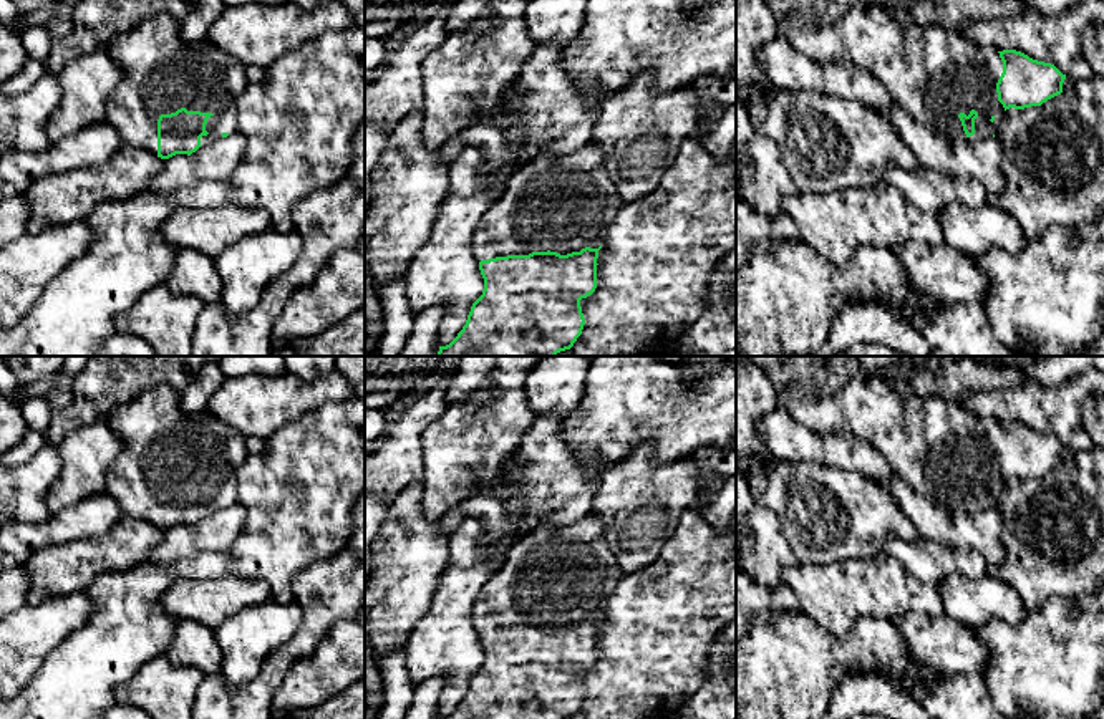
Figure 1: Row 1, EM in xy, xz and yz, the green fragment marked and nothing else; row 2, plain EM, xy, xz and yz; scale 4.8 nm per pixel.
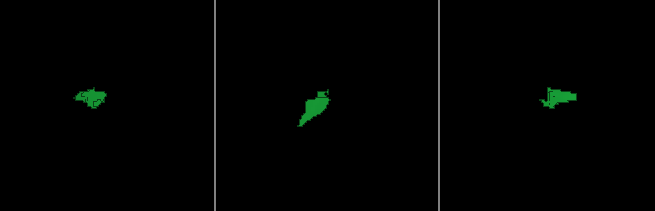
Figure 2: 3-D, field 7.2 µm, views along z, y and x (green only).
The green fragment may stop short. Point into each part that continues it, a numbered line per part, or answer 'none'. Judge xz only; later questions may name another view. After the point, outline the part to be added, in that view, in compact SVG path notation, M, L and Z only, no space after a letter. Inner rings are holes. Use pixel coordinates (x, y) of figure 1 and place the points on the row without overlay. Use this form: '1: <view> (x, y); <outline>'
1: xz (562, 574); M592 512L574 524L545 524L509 547L502 567L482 586L472 621L481 633L532 623L567 626L585 618L598 620L623 575L605 540L603 524Z

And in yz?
1: yz (934, 446); M859 374L847 384L829 393L784 383L777 394L777 406L784 408L797 422L817 432L847 432L867 441L917 494L953 514L976 514L996 509L1005 479L998 472L996 454L1003 444L998 421L980 419L958 404L937 396L918 396L900 389L892 381ZM975 480L975 505L966 507L958 489Z

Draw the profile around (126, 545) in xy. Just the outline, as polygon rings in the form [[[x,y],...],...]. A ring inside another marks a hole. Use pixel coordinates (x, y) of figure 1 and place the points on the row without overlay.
[[[124,515],[99,537],[43,547],[22,565],[30,580],[27,605],[85,591],[104,570],[126,572],[138,567],[162,538],[164,530]]]

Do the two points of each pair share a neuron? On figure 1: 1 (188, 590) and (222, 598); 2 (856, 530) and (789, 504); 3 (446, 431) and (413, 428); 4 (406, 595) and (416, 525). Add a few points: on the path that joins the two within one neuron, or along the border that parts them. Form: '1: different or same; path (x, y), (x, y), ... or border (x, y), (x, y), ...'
1: same; path (196, 598), (214, 598)
2: same; path (839, 516), (826, 516), (814, 504), (806, 504)
3: different; border (450, 405), (421, 434), (425, 469)
4: same; path (406, 579), (416, 560), (416, 542)

